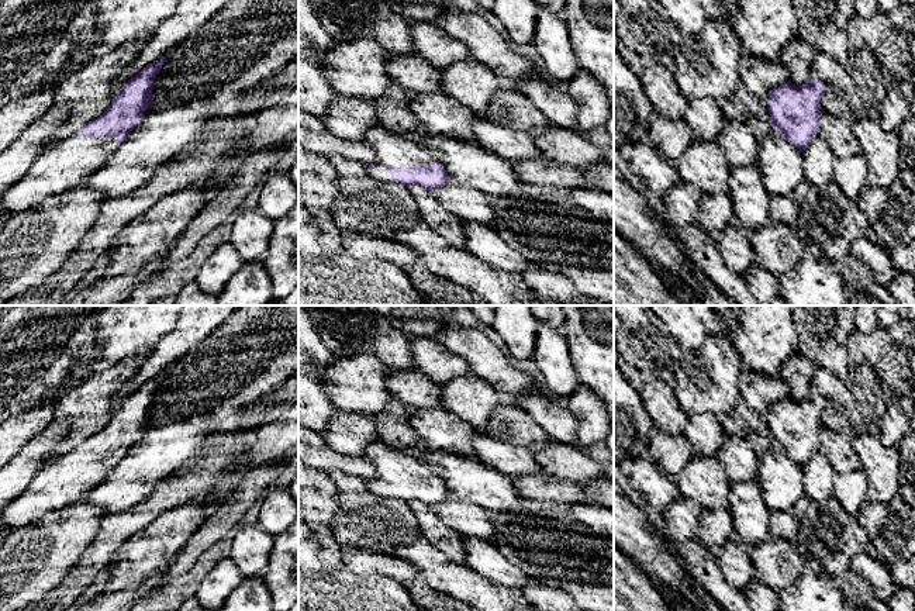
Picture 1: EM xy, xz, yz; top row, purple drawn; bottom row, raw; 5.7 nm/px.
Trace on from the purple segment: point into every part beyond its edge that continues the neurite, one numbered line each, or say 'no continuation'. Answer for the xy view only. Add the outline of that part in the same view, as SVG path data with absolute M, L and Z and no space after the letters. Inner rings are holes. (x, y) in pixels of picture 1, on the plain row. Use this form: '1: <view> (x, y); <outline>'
1: xy (64, 480); M70 451L39 467L28 487L0 512L0 531L10 534L23 525L61 511L97 487L115 466L117 453Z

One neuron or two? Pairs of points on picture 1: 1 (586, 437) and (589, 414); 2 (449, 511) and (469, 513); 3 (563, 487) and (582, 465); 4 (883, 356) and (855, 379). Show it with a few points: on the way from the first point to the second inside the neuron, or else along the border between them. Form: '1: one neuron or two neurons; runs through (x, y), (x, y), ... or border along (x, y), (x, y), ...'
1: one neuron; runs through (589, 431), (589, 420)
2: one neuron; runs through (453, 511), (465, 513)
3: two neurons; border along (541, 472), (582, 484)
4: two neurons; border along (852, 363), (866, 363), (877, 378), (884, 396)

